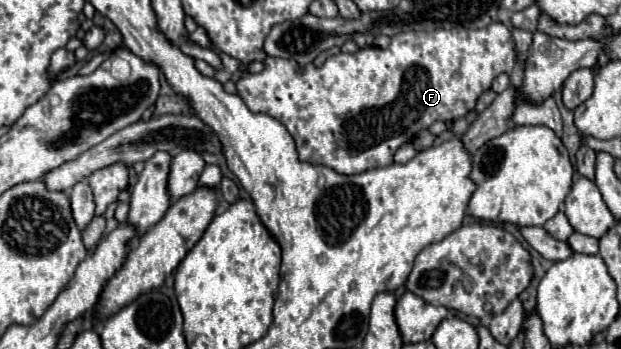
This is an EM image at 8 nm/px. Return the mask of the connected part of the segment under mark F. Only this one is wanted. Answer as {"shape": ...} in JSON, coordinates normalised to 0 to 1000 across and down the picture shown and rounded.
{"shape":[[[795,60],[779,83],[702,83],[702,89],[654,89],[654,95],[641,95],[631,106],[628,135],[612,140],[612,135],[586,135],[567,158],[560,152],[544,152],[525,169],[525,181],[512,198],[502,181],[493,186],[486,203],[480,203],[480,181],[477,175],[441,175],[441,163],[428,163],[428,192],[425,203],[406,215],[406,209],[393,209],[380,244],[383,272],[396,289],[399,312],[409,324],[428,324],[448,347],[457,352],[457,364],[467,375],[467,387],[477,404],[477,427],[486,461],[496,467],[515,467],[515,473],[528,473],[531,484],[538,484],[541,496],[554,496],[554,501],[570,501],[570,496],[583,496],[589,484],[602,484],[602,479],[622,479],[628,467],[634,467],[634,438],[644,415],[657,410],[667,398],[667,387],[676,370],[689,370],[699,347],[715,347],[715,352],[728,352],[741,335],[747,335],[754,318],[763,312],[770,278],[789,255],[792,232],[805,215],[805,209],[824,209],[828,186],[831,186],[831,135],[828,135],[828,112],[824,112],[824,89],[805,66]]]}

